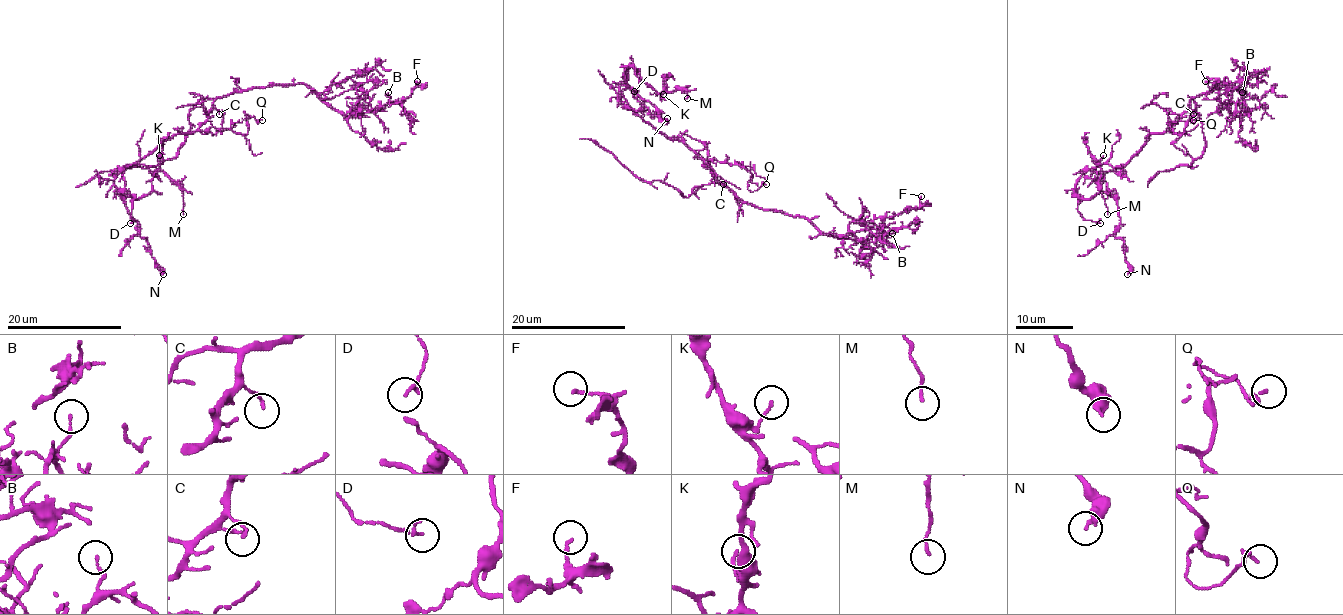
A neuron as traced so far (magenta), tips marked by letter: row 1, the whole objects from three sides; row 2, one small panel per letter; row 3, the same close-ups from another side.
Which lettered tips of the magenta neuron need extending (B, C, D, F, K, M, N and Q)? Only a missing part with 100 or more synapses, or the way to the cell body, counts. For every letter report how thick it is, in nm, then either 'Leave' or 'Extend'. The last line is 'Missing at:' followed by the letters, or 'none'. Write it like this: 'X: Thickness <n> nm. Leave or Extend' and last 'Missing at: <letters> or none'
B: Thickness 80 nm. Leave
C: Thickness 100 nm. Leave
D: Thickness 150 nm. Leave
F: Thickness 130 nm. Leave
K: Thickness 120 nm. Leave
M: Thickness 110 nm. Leave
N: Thickness 320 nm. Leave
Q: Thickness 140 nm. Leave
Missing at: none

